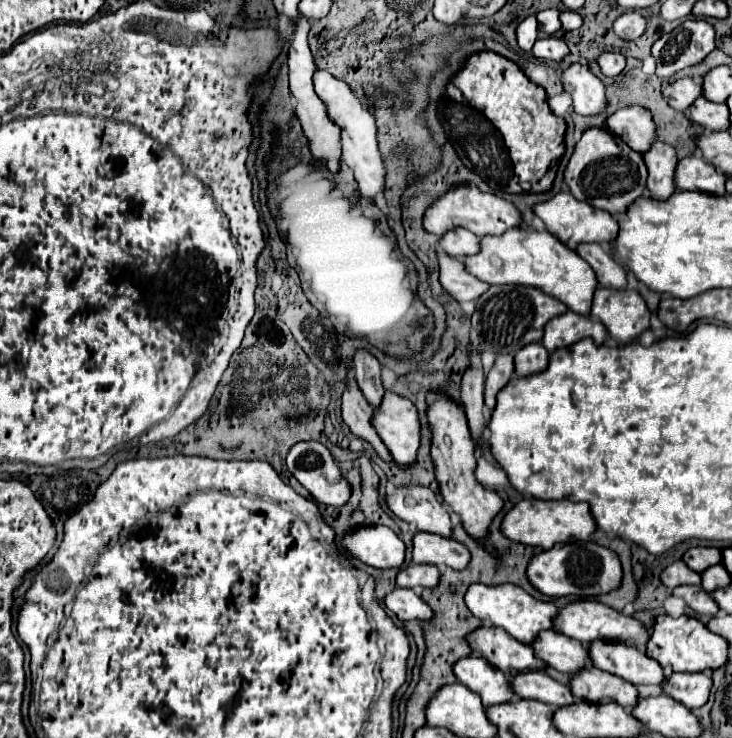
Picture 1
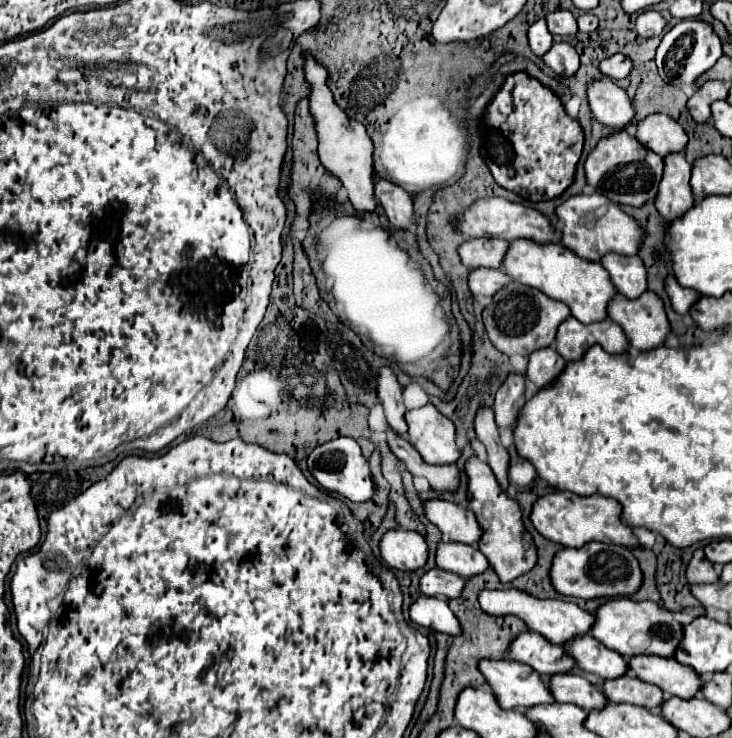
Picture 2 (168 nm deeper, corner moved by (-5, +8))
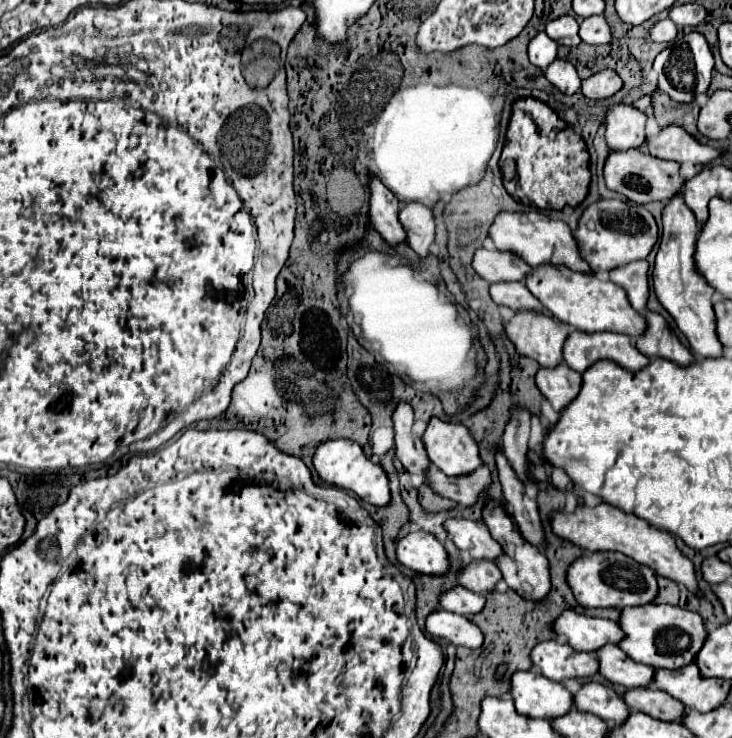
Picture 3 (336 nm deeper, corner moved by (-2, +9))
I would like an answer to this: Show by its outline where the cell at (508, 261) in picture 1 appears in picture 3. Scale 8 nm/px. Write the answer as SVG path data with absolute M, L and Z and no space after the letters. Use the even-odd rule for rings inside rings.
M535 266L525 284L547 312L581 332L605 330L623 332L635 338L645 330L645 318L631 308L625 290L613 282L599 280L595 274L575 272L567 266Z

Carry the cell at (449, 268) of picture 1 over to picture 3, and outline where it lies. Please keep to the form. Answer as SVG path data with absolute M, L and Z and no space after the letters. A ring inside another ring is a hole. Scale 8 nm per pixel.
M495 282L489 286L489 294L495 304L505 304L513 310L527 308L535 312L545 312L541 302L527 290L523 282Z

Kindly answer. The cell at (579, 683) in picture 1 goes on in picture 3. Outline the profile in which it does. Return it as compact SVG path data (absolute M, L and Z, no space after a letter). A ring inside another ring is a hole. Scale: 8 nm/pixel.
M651 686L631 688L623 694L623 700L627 702L627 706L631 710L639 710L657 720L667 720L667 722L679 720L685 712L685 706L679 700L675 700L667 692L651 688Z

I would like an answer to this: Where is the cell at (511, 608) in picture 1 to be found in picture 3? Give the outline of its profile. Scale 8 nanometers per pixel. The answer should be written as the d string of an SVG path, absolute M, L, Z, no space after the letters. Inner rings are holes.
M563 610L563 614L559 614L555 620L555 634L583 652L595 652L601 646L609 642L617 644L623 638L623 632L615 622L575 614L575 610Z

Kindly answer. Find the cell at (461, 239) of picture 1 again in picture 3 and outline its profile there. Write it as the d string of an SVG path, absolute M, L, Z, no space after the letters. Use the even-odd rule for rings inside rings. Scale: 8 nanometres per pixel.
M479 248L473 256L473 270L487 282L521 282L531 272L531 266L523 262L523 258L519 258L517 254Z

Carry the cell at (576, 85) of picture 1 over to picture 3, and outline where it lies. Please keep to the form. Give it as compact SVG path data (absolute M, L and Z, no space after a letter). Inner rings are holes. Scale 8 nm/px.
M611 104L605 112L605 138L611 150L641 148L645 142L647 116L631 104Z

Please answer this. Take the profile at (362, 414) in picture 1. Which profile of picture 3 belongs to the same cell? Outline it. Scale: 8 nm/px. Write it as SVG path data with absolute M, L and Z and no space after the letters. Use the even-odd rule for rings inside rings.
M429 466L427 480L435 494L439 494L443 498L451 498L453 502L463 504L463 506L471 506L477 500L477 494L483 488L487 488L491 482L489 468L485 468L485 466L479 466L479 470L475 470L471 474L463 474L459 478L449 478L439 468Z

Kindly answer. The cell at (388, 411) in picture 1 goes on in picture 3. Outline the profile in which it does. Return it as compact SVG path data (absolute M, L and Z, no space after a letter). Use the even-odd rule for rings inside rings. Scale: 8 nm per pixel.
M431 418L427 424L427 430L423 432L423 444L427 450L429 460L443 470L447 476L459 476L459 474L469 474L473 472L477 466L481 466L479 460L479 448L475 444L475 440L469 436L469 430L463 424L457 422L443 422L439 418Z

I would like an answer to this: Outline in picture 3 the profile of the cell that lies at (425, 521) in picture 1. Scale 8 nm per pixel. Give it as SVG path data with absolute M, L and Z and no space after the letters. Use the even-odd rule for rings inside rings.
M447 518L443 522L443 528L447 530L453 544L469 552L471 558L485 558L493 560L501 554L501 546L497 540L491 538L487 526L481 520L469 520L469 518Z

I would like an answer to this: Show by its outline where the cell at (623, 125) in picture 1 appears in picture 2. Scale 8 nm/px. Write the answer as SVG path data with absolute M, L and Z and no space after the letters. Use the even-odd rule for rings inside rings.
M648 115L636 125L636 139L650 151L666 157L670 153L684 153L688 135L682 125L668 115Z

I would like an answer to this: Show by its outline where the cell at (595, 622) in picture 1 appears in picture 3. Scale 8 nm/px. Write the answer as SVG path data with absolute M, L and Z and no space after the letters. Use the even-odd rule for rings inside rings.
M671 604L627 606L621 610L619 626L625 632L625 638L623 642L619 642L619 648L631 660L653 666L653 668L675 670L675 668L683 668L691 664L705 640L705 628L703 628L701 616Z

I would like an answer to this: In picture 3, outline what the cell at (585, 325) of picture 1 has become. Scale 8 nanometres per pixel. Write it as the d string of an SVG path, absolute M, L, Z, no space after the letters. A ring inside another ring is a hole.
M571 332L563 344L563 360L567 362L567 366L571 366L575 372L585 372L593 362L601 360L601 358L609 358L613 362L617 362L619 366L637 372L643 366L647 366L649 358L643 356L635 346L631 336L627 334L617 334L617 332Z

